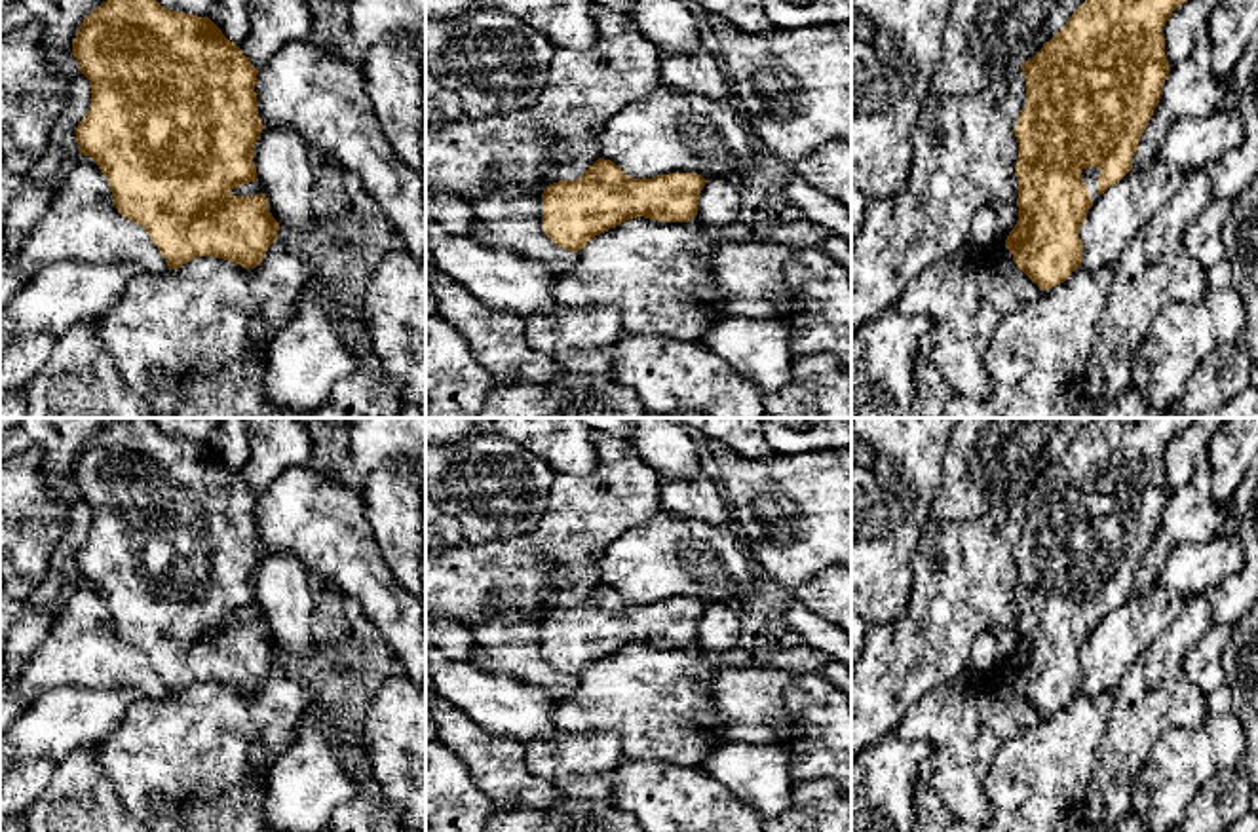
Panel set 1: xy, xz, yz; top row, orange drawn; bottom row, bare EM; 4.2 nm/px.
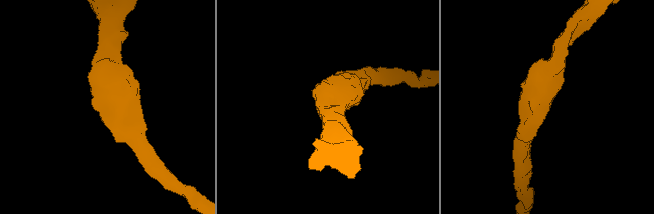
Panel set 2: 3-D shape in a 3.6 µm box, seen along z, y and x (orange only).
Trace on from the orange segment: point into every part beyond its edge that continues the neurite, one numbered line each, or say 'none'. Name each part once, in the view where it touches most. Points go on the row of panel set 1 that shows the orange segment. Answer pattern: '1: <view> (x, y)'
1: yz (1091, 173)

